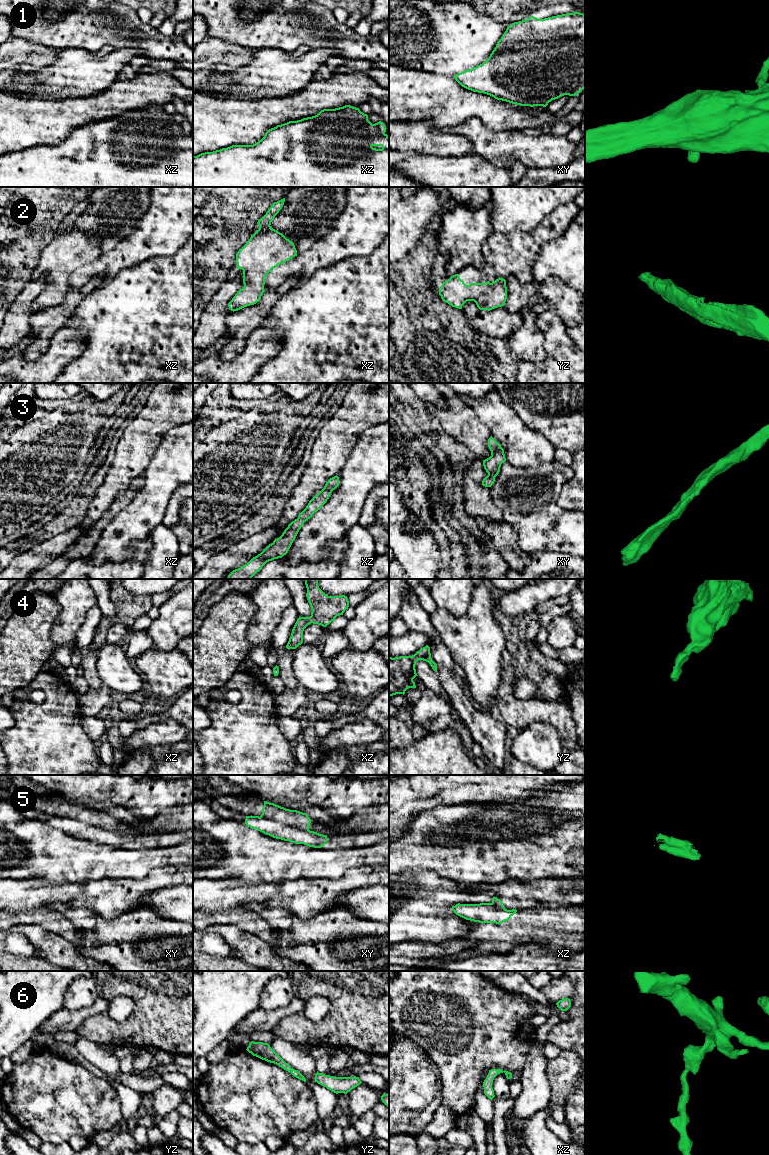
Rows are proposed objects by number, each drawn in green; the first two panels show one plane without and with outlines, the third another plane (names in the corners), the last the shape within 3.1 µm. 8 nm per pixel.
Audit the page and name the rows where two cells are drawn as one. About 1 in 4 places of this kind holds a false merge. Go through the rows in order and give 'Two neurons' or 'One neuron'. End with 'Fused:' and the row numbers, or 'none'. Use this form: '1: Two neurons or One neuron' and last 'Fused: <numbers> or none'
1: One neuron
2: One neuron
3: One neuron
4: One neuron
5: Two neurons
6: One neuron
Fused: 5

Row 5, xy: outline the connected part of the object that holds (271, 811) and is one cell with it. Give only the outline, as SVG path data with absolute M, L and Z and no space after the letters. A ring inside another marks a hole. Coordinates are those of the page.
M264 801L260 817L271 819L283 824L299 827L302 830L309 830L311 819L306 813L290 810L274 803Z

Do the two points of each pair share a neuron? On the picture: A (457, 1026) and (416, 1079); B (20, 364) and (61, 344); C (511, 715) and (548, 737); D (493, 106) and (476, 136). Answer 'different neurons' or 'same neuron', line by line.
A: different neurons
B: same neuron
C: different neurons
D: different neurons

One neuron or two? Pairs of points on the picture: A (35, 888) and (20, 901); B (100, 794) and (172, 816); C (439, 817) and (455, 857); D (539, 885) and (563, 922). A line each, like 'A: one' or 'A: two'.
A: one
B: two
C: one
D: two

